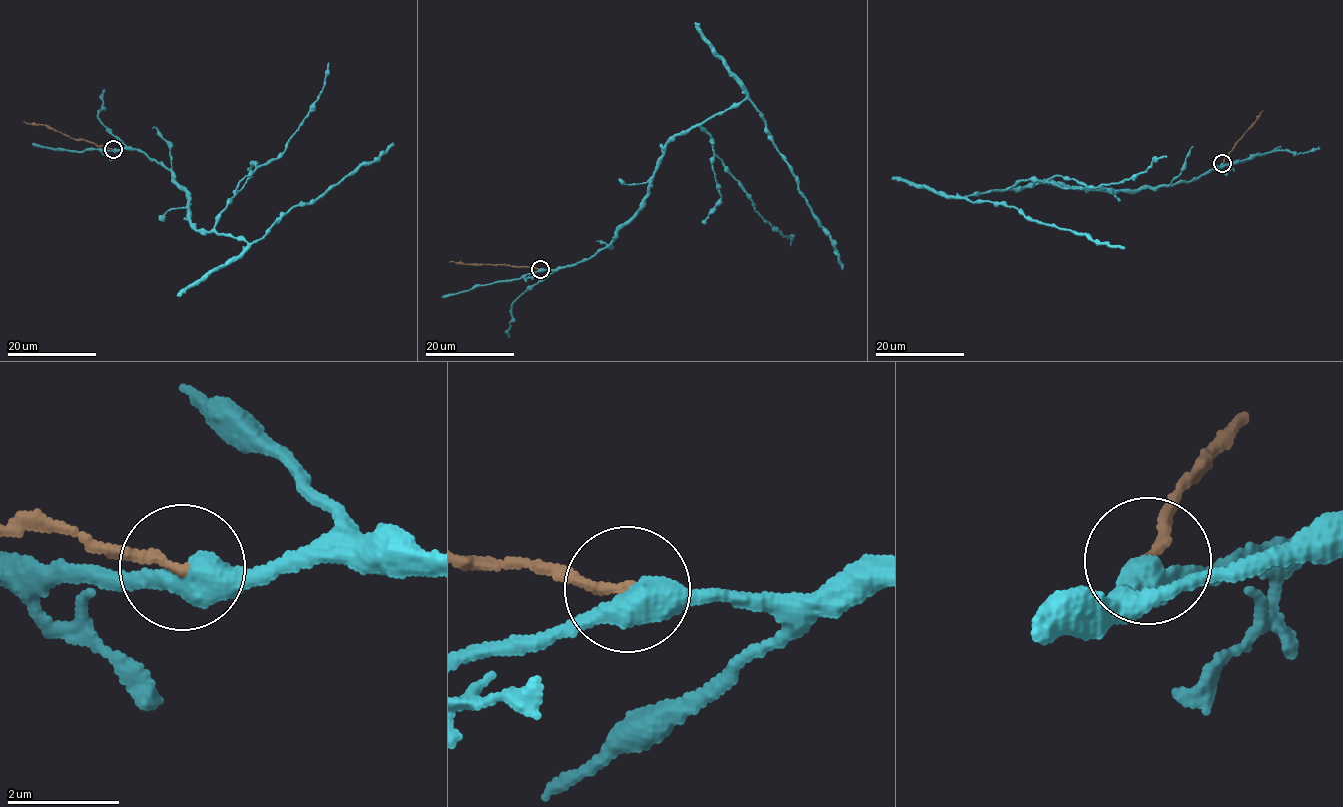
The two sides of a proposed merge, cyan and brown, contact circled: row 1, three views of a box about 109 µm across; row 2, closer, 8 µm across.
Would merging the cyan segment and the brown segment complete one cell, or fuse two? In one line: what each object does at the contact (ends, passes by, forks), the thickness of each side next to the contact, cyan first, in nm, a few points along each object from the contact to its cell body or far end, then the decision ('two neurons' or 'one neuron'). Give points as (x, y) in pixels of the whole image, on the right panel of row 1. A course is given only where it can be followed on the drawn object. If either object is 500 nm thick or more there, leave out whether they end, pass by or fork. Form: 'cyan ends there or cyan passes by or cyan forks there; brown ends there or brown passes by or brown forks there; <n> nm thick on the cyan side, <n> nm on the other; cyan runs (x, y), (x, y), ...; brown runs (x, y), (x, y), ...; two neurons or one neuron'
cyan passes by; brown ends there; 480 nm thick on the cyan side, 170 nm on the other; cyan runs (1222, 163), (1194, 180), (1167, 187), (1116, 192), (1044, 181), (964, 197), (1013, 206), (1032, 219), (1125, 248); brown runs (1222, 163), (1263, 111); two neurons

